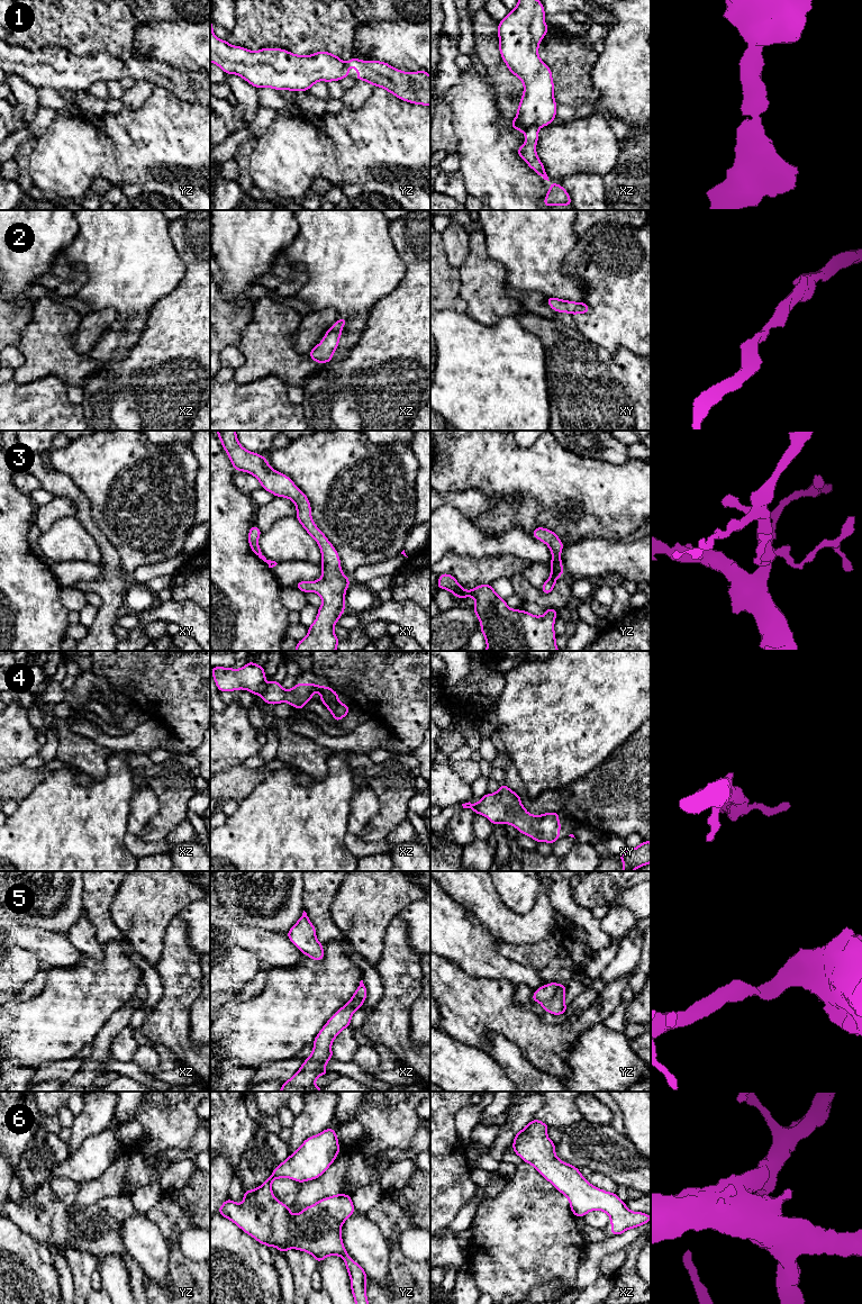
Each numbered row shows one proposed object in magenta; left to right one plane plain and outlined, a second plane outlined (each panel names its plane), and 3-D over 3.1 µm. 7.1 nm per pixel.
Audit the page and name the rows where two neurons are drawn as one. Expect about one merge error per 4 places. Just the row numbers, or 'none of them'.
none of them

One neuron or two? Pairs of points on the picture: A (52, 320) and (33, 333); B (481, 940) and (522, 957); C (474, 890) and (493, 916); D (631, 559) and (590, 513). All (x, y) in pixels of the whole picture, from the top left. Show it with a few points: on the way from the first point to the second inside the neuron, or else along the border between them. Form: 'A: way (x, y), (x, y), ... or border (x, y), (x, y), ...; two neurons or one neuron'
A: way (47, 325), (37, 333); one neuron
B: border (499, 940), (497, 951), (518, 962); two neurons
C: way (480, 897), (489, 909); one neuron
D: border (588, 537), (619, 540); two neurons

